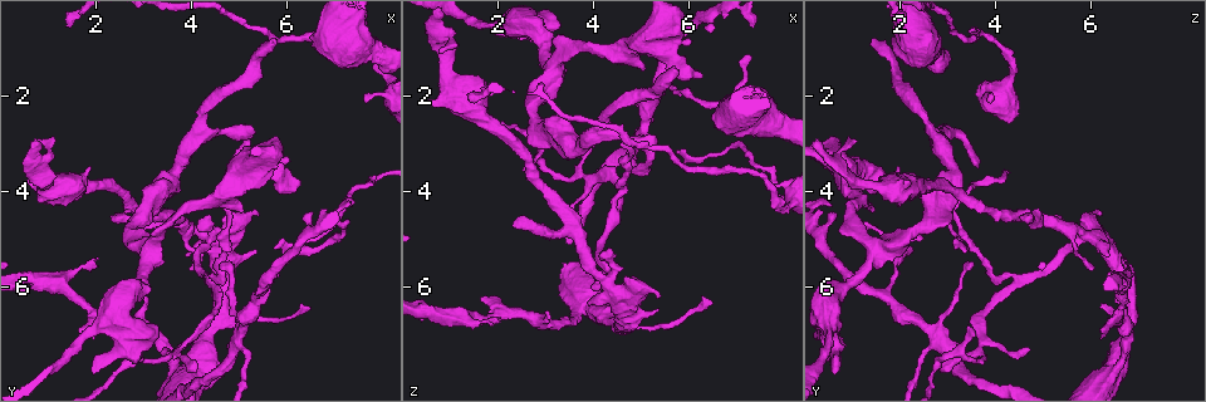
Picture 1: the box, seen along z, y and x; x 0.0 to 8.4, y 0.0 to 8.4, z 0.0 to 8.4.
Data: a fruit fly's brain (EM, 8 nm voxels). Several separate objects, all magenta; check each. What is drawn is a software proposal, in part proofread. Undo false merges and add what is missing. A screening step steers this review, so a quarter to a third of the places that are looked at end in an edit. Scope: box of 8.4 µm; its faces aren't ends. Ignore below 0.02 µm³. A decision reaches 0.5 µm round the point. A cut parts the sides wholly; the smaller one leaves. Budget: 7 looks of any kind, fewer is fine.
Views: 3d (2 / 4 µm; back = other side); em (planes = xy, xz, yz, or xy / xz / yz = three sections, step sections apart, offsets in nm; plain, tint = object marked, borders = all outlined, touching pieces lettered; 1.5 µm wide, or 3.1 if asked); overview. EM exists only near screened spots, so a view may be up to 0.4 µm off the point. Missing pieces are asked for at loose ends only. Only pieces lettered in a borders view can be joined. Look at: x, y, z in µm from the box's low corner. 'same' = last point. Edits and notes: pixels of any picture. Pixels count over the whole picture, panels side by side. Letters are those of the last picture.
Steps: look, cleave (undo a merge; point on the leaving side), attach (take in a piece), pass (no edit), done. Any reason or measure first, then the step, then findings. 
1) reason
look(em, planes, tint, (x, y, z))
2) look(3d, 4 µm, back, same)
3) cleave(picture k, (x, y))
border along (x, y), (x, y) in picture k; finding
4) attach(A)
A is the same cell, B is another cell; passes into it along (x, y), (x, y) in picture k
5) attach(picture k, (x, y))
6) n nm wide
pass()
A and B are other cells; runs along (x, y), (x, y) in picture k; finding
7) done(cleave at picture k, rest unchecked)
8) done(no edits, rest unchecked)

an open end
look(em, xy, step 8, borders, (3.40, 7.25, 4.75))

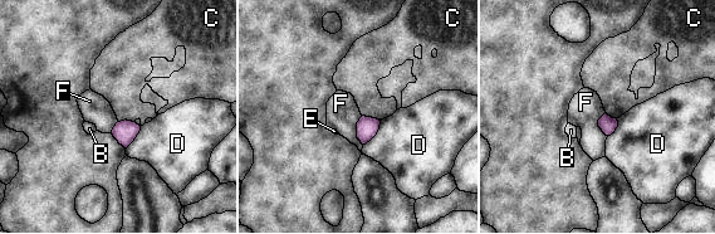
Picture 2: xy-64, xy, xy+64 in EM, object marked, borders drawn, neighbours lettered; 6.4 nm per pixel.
cut it another way
look(em, planes, borders, same)

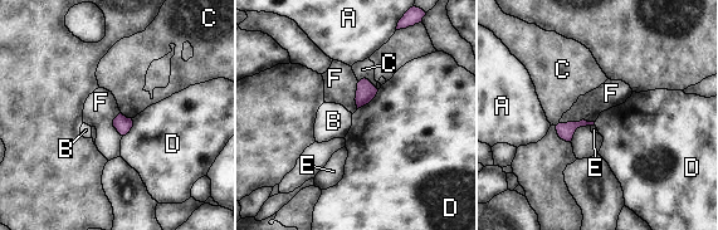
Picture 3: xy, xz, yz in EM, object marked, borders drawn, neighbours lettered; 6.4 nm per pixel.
pass()
A, B, C, D, E and F are other cells; border along (594, 121), (580, 120), (560, 123) in picture 3; no lettered piece goes on from it

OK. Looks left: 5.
branch stops here
look(3d, 4 µm, (6.45, 6.50, 6.30))

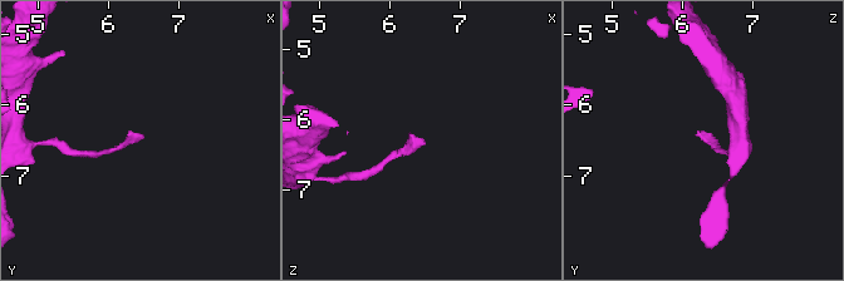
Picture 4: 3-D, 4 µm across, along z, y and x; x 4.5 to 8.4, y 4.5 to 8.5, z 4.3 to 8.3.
look(em, planes, borders, (6.55, 6.50, 6.30))

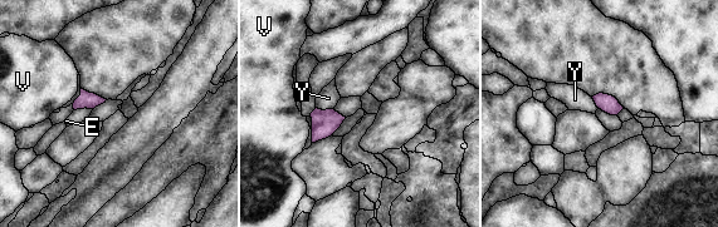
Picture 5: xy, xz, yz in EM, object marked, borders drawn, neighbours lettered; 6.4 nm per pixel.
70 nm wide
pass()
E, V and Y are other cells; border along (92, 108), (77, 108), (74, 110) in picture 5; none of them fits

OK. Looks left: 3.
arms part here
look(3d, 4 µm, (4.40, 5.85, 4.50))

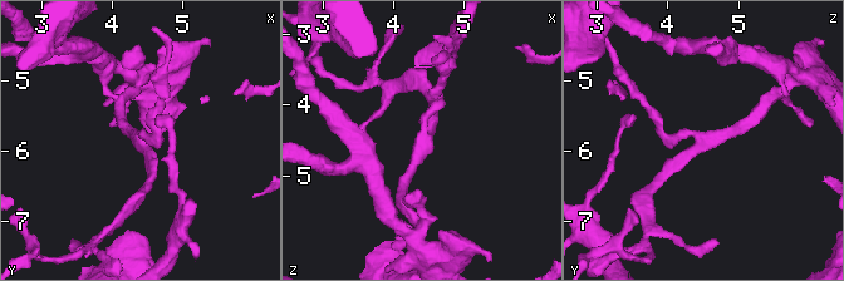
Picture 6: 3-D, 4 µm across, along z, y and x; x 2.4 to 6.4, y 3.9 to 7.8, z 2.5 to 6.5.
shape alone is not enough
look(em, planes, borders, (4.45, 5.90, 4.45))

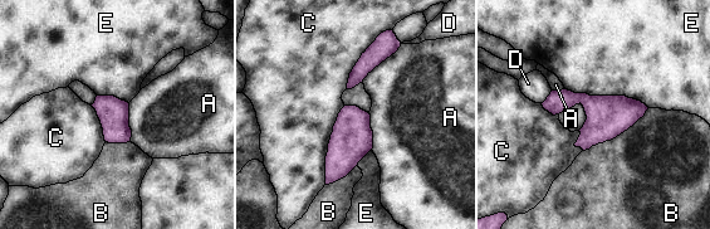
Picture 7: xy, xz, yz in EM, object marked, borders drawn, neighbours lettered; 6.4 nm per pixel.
200 nm wide
pass()
A, B, C, D and E are other cells; border along (344, 106), (328, 144), (324, 184) in picture 7; continuous, no second cell

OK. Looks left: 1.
done(no edits, rest unchecked)

